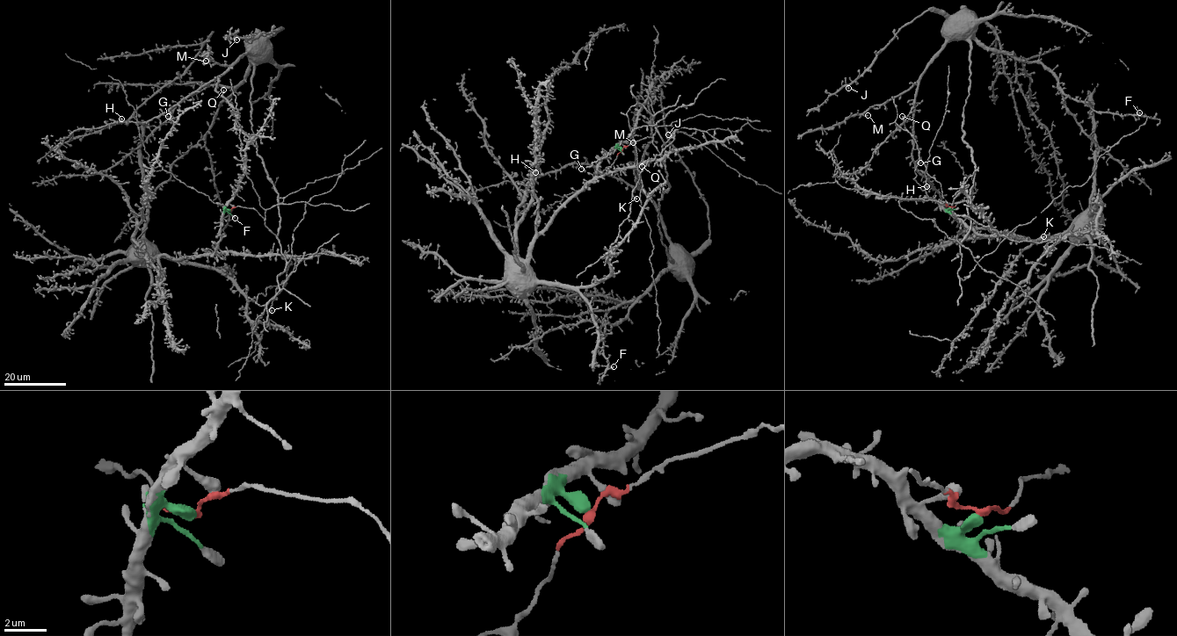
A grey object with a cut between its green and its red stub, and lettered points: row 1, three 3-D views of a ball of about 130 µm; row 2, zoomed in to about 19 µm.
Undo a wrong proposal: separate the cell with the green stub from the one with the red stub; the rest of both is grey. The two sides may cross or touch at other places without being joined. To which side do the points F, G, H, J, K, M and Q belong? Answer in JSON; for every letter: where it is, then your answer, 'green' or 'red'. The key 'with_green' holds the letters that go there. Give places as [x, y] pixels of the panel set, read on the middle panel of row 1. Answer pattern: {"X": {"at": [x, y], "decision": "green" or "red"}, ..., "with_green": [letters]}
{"F": {"at": [613, 366], "decision": "red"}, "G": {"at": [581, 169], "decision": "red"}, "H": {"at": [535, 172], "decision": "red"}, "J": {"at": [668, 134], "decision": "red"}, "K": {"at": [636, 198], "decision": "red"}, "M": {"at": [633, 142], "decision": "red"}, "Q": {"at": [642, 166], "decision": "red"}, "with_green": []}

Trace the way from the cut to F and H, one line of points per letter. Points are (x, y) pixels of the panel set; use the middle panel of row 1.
F: (621, 149), (647, 136), (661, 157), (672, 263), (627, 318), (604, 323), (613, 366)
H: (621, 149), (647, 136), (661, 157), (671, 260), (640, 190), (582, 163), (535, 171)

